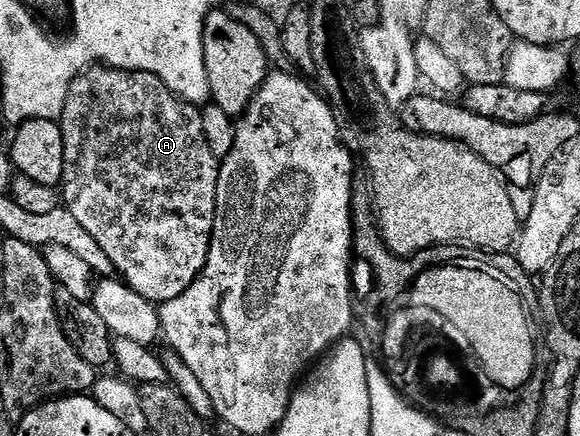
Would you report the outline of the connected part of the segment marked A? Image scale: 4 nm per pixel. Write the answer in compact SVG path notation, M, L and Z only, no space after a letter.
M93 66L86 72L81 72L74 78L68 91L64 113L58 121L62 138L65 142L65 166L62 183L62 204L74 218L106 250L106 258L115 266L117 273L133 292L142 294L142 298L151 300L159 306L178 298L200 276L200 271L206 266L210 254L210 242L214 230L214 214L218 198L218 174L220 165L218 158L210 150L206 142L206 130L202 130L203 111L197 105L181 100L158 78L149 72L131 72L121 68Z

